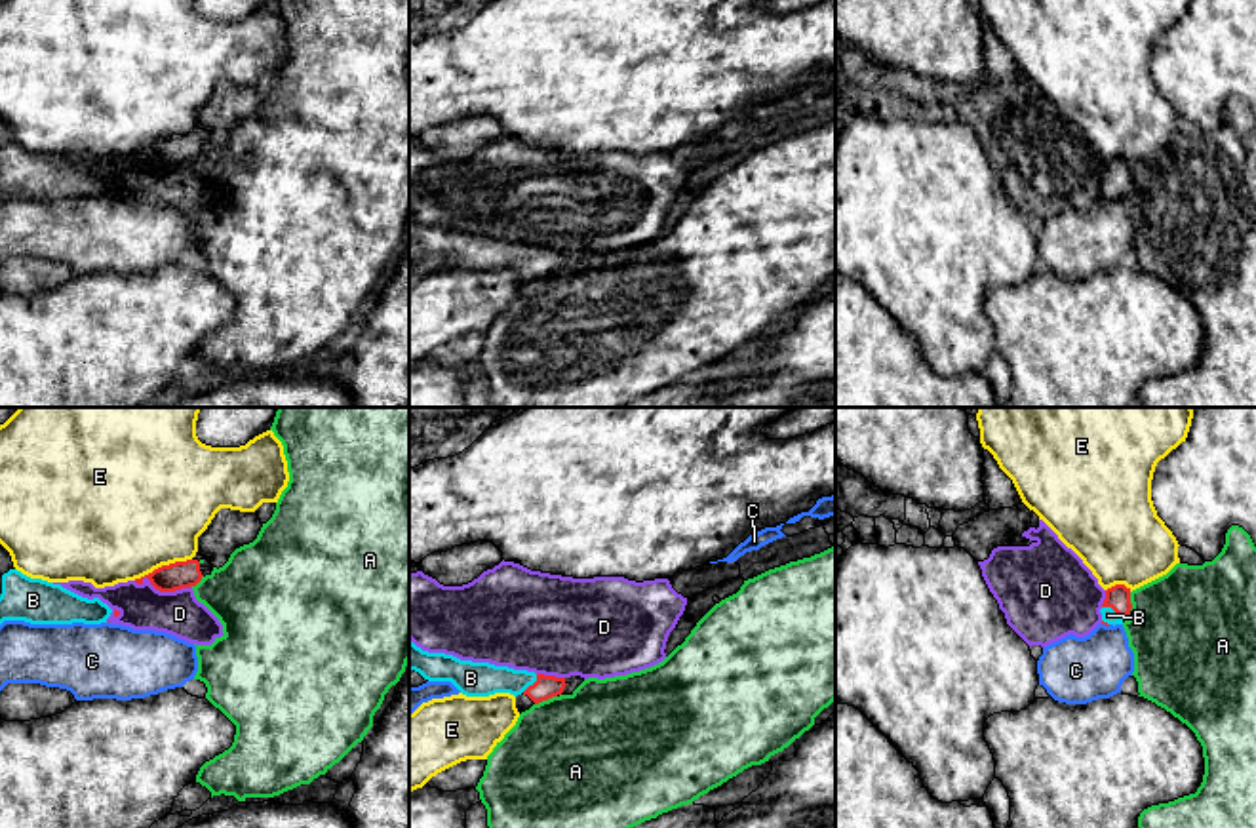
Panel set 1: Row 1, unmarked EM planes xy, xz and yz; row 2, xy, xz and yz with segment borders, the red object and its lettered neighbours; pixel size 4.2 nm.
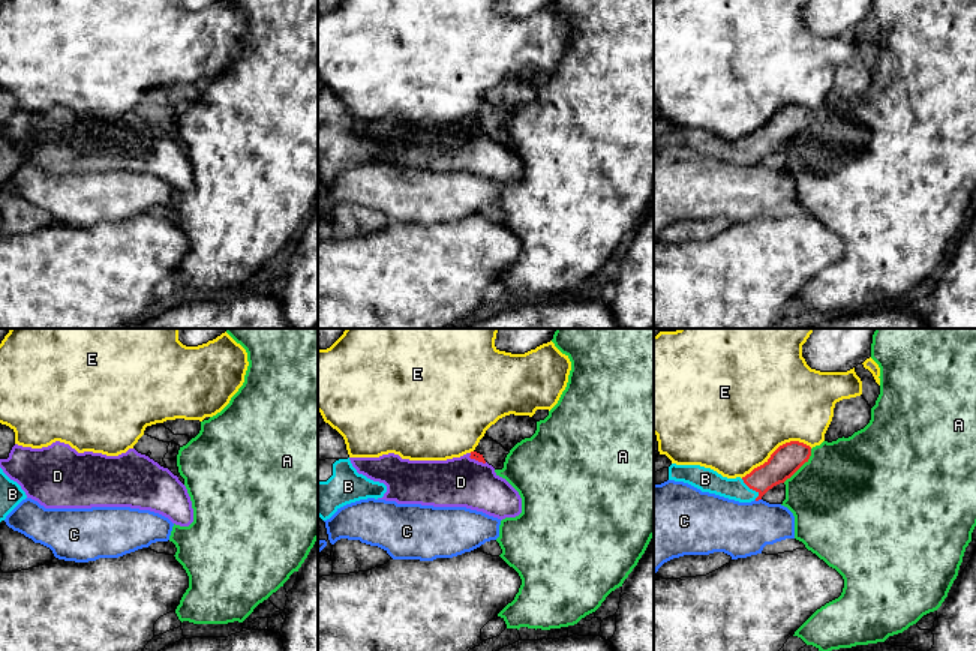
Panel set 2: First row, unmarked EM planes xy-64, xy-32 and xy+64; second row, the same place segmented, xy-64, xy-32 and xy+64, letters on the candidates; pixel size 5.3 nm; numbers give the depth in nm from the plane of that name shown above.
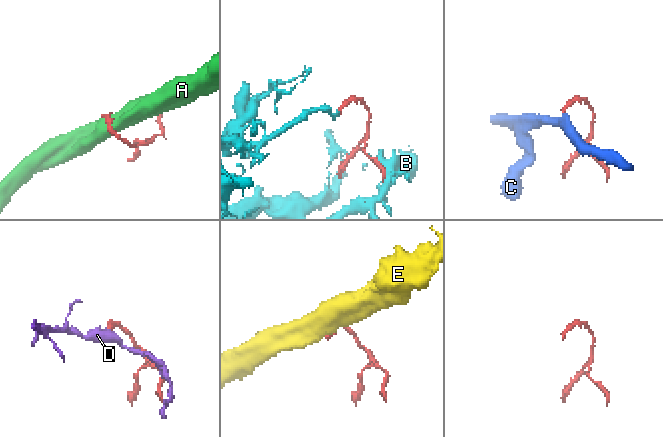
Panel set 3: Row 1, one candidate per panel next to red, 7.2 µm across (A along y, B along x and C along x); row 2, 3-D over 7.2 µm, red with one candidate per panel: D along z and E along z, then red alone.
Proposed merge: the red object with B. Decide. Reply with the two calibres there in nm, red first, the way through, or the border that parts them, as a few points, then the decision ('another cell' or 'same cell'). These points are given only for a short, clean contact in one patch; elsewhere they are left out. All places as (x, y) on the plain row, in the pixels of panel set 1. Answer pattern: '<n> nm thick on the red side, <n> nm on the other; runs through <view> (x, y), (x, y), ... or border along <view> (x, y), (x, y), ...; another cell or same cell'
100 nm thick on the red side, 60 nm on the other; same cell

